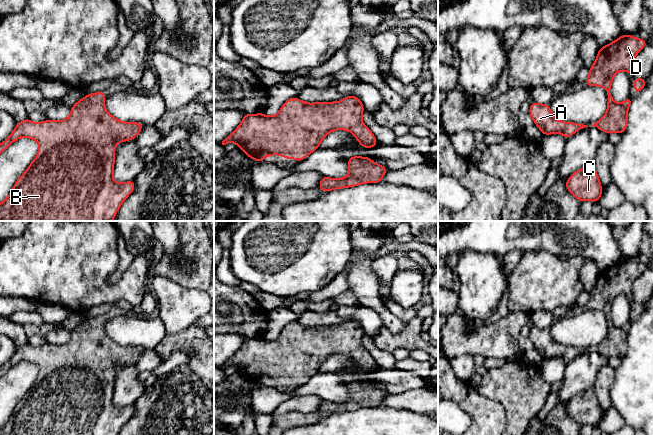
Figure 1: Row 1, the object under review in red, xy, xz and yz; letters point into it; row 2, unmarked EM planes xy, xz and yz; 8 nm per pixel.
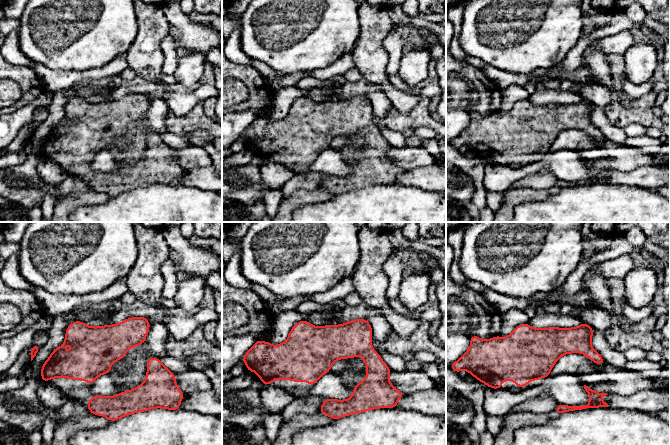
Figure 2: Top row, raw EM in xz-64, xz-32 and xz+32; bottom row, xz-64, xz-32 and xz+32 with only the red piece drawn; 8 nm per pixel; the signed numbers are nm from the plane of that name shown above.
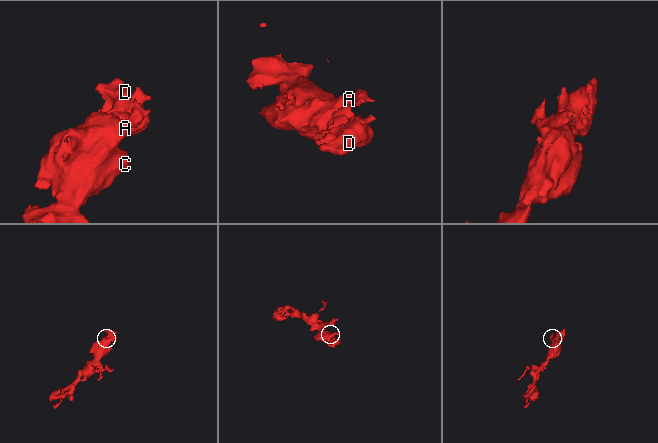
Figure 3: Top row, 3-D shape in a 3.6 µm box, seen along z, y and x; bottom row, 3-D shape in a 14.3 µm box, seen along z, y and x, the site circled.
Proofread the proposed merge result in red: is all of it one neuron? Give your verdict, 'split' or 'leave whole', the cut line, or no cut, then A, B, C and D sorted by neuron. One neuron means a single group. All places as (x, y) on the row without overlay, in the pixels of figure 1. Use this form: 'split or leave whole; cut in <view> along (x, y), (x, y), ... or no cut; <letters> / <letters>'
leave whole; no cut; A B C D

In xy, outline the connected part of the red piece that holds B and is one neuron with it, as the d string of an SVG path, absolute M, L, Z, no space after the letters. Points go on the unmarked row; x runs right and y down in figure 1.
M105 316L87 318L71 330L71 338L62 345L46 344L34 347L30 343L18 346L8 362L0 368L0 378L21 361L39 367L36 381L17 403L9 420L0 427L0 435L118 435L120 429L135 413L135 405L117 407L113 404L115 370L123 365L135 364L144 351L138 346L122 346L105 333Z

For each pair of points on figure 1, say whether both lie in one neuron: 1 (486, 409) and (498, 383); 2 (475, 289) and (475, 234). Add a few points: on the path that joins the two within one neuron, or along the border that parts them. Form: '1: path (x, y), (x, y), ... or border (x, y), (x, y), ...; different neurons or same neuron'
1: border (477, 389), (481, 394), (497, 401), (506, 416); different neurons
2: border (459, 254), (474, 250), (498, 257); different neurons

